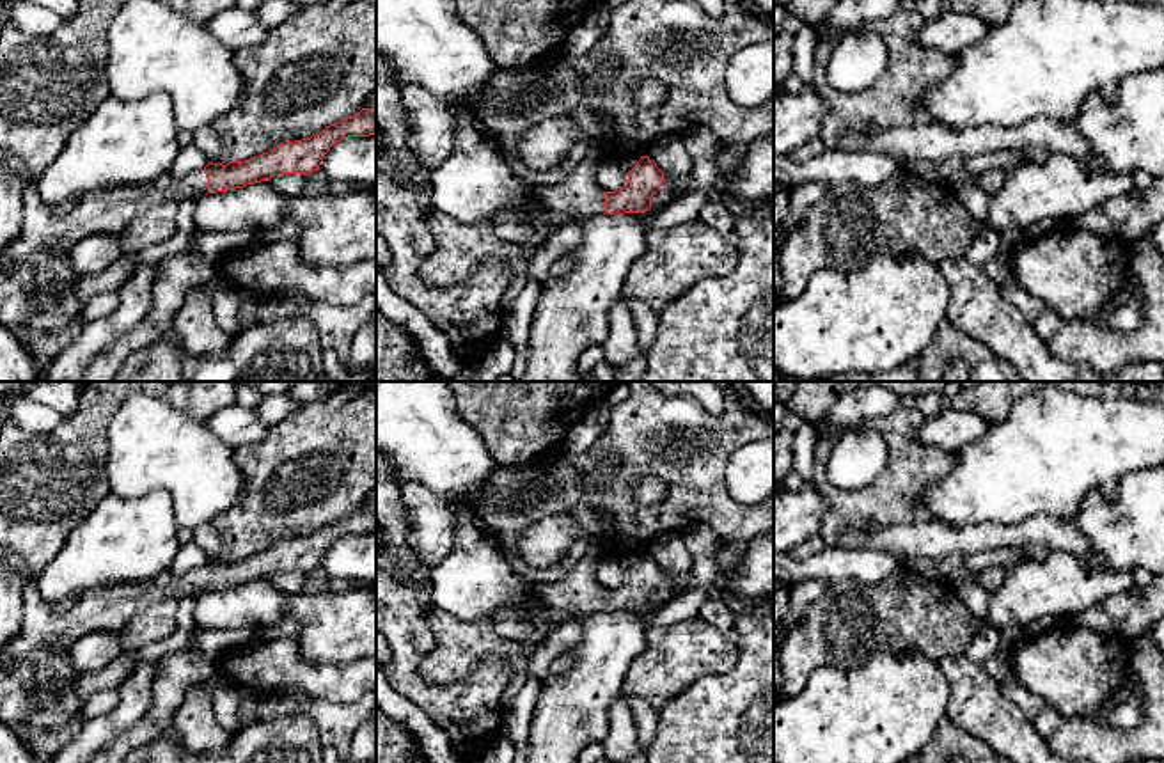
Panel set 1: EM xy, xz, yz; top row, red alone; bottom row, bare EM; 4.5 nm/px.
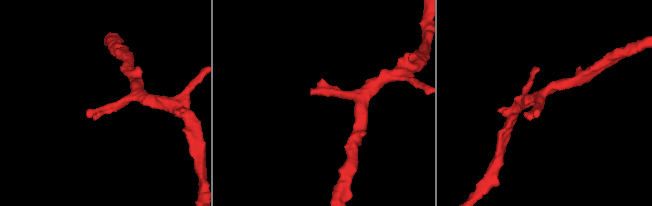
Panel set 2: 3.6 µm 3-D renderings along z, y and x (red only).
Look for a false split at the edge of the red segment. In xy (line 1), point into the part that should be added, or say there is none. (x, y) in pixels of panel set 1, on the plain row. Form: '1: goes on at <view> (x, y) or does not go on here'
1: goes on at xy (105, 607)

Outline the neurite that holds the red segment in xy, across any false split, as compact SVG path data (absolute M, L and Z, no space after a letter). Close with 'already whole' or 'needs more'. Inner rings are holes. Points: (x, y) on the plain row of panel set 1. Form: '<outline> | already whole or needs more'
M376 504L362 506L335 522L326 523L311 536L280 541L268 550L254 554L245 559L229 559L227 562L209 559L204 566L195 568L185 575L172 575L169 570L144 582L128 582L115 586L98 586L82 593L75 605L64 612L55 614L50 605L41 598L34 580L25 584L25 616L23 628L5 648L5 662L9 665L32 658L37 649L59 649L69 646L75 639L90 632L121 632L128 621L142 609L161 602L165 598L179 600L185 596L197 596L209 589L227 589L243 586L247 582L268 578L280 571L303 571L309 573L319 566L330 545L348 534L376 532Z | needs more

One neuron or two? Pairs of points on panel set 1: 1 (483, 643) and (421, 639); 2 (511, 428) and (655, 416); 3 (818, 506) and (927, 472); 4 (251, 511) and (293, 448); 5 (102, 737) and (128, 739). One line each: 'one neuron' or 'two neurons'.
1: two neurons
2: two neurons
3: two neurons
4: one neuron
5: two neurons

